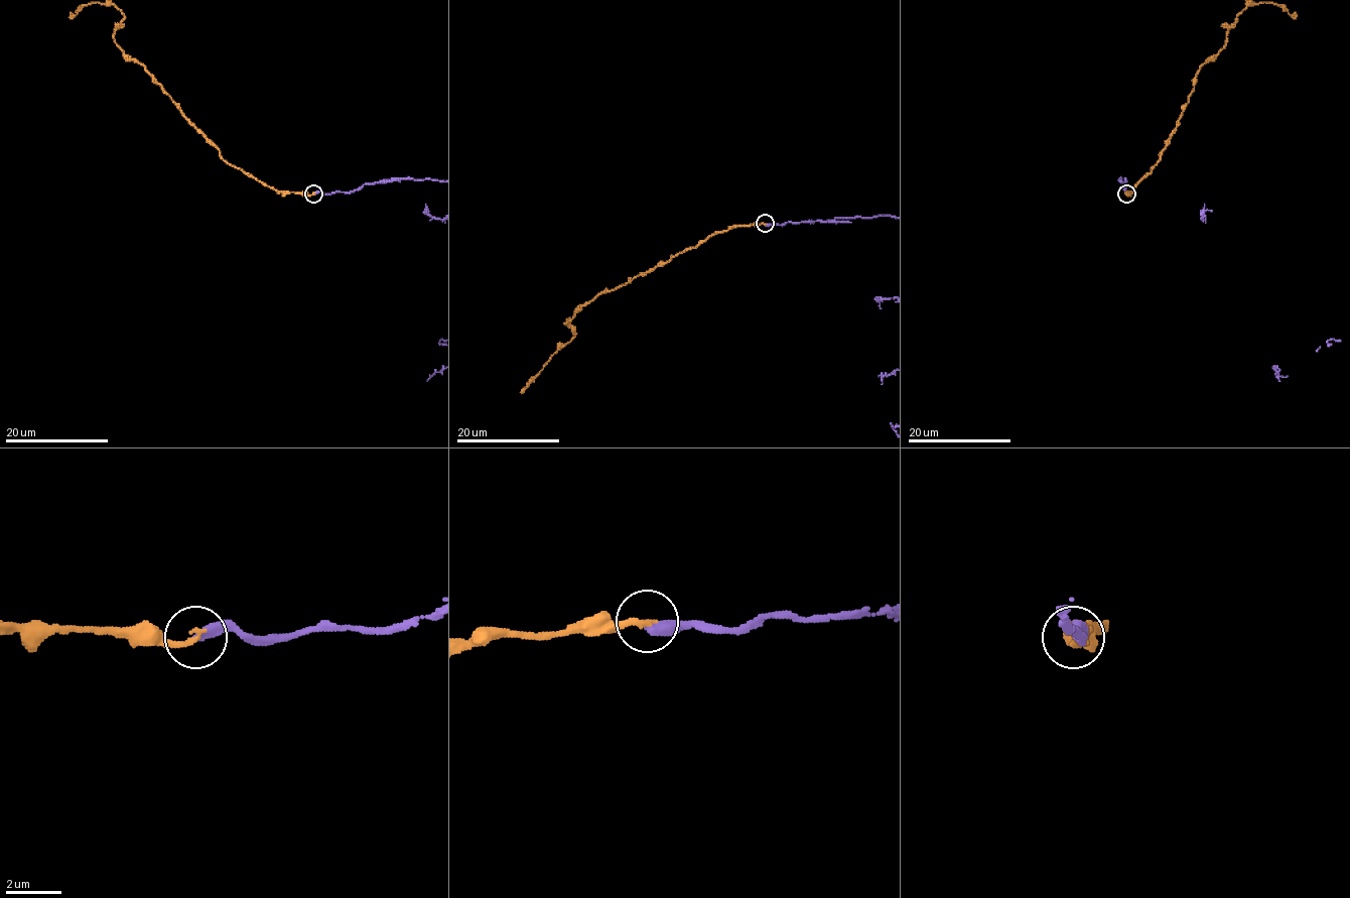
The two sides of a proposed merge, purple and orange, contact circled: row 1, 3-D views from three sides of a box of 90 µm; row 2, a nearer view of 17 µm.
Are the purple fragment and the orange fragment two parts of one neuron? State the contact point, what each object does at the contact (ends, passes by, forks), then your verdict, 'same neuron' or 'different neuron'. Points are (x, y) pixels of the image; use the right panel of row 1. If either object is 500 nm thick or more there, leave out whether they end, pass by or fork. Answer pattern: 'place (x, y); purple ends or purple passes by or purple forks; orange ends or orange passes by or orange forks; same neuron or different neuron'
place (1126, 194); purple ends; orange ends; same neuron

